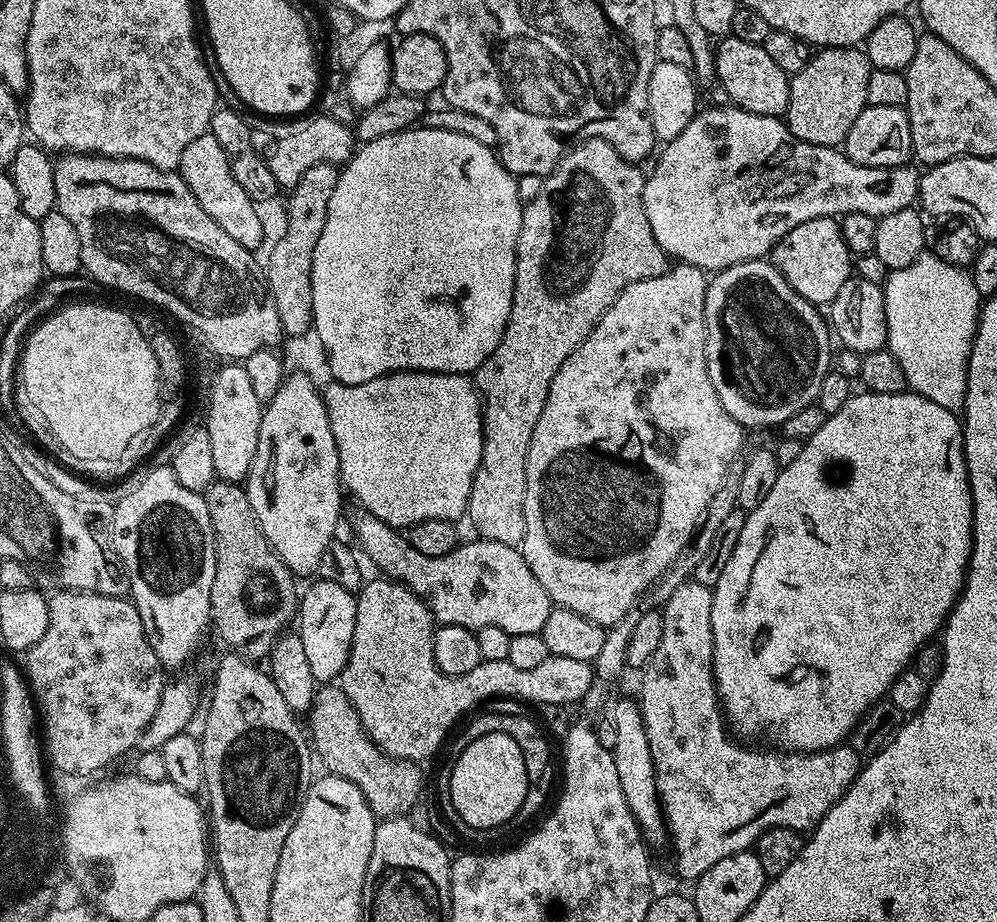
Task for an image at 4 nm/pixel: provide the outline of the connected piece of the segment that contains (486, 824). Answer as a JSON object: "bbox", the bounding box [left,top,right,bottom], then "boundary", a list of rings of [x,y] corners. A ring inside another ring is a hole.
{"bbox":[447,732,530,828],"boundary":[[[495,732],[494,734],[482,734],[462,750],[462,758],[452,763],[447,773],[447,792],[450,794],[450,801],[453,803],[455,819],[460,819],[468,828],[500,828],[507,820],[512,820],[520,812],[524,799],[528,796],[530,781],[526,774],[526,761],[522,758],[522,750],[510,734]]]}

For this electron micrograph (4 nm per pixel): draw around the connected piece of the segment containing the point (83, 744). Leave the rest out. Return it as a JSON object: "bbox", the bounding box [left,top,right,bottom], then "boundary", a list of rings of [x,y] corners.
{"bbox":[26,590,166,776],"boundary":[[[56,590],[48,596],[48,609],[50,622],[46,634],[26,653],[26,683],[42,725],[42,752],[51,767],[53,764],[68,776],[92,776],[139,745],[140,735],[150,726],[154,710],[158,710],[166,669],[146,638],[142,618],[131,599]]]}

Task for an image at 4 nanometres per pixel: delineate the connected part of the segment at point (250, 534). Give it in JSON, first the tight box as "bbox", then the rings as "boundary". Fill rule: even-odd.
{"bbox":[202,479,298,650],"boundary":[[[215,479],[202,495],[216,535],[216,573],[210,590],[211,623],[232,650],[244,650],[248,640],[255,636],[279,636],[297,615],[298,588],[296,592],[292,571],[262,534],[254,506],[250,506],[247,487],[243,483]]]}

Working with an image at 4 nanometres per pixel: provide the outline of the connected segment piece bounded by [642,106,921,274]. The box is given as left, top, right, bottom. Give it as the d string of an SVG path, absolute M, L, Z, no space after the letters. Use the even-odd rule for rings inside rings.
M701 107L690 122L690 126L686 126L686 130L682 130L682 134L678 134L678 138L667 141L659 149L658 155L655 157L655 160L657 159L656 165L652 168L652 176L650 172L650 175L645 179L642 202L646 210L646 218L650 221L650 228L654 230L654 238L658 238L658 246L662 246L664 253L673 261L698 266L703 268L705 273L715 274L723 268L729 268L747 260L759 260L767 257L771 253L772 247L787 232L794 230L794 226L802 226L802 222L810 222L810 218L826 218L827 216L839 218L846 214L866 214L879 218L886 214L894 214L897 210L913 207L919 197L921 175L919 169L917 171L912 168L911 163L902 166L890 166L889 168L867 168L845 156L839 147L827 148L794 138L794 134L788 128L787 123L779 116L763 116L762 114L747 112L745 108L727 107Z

